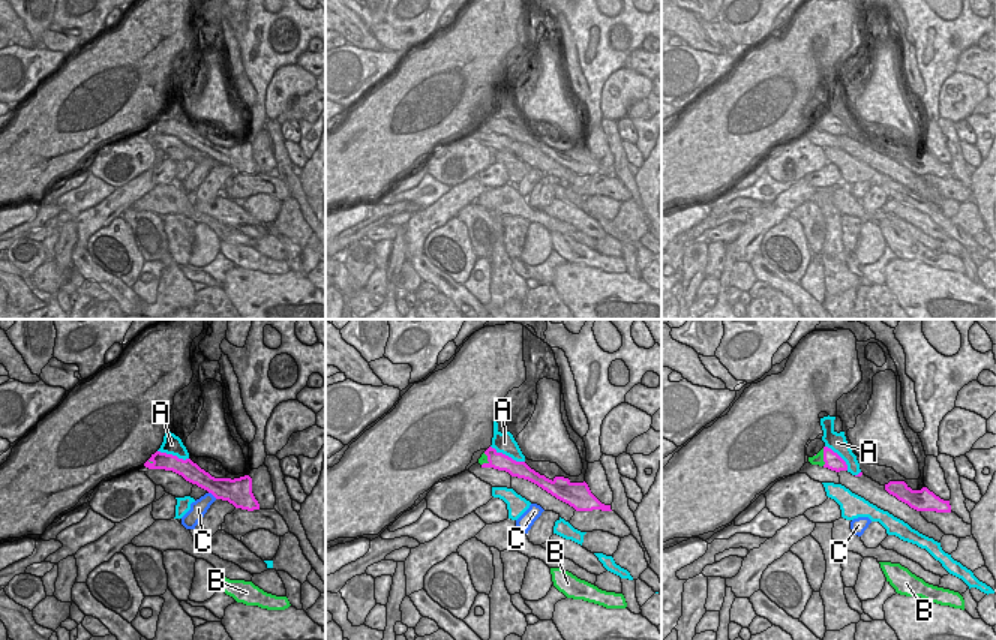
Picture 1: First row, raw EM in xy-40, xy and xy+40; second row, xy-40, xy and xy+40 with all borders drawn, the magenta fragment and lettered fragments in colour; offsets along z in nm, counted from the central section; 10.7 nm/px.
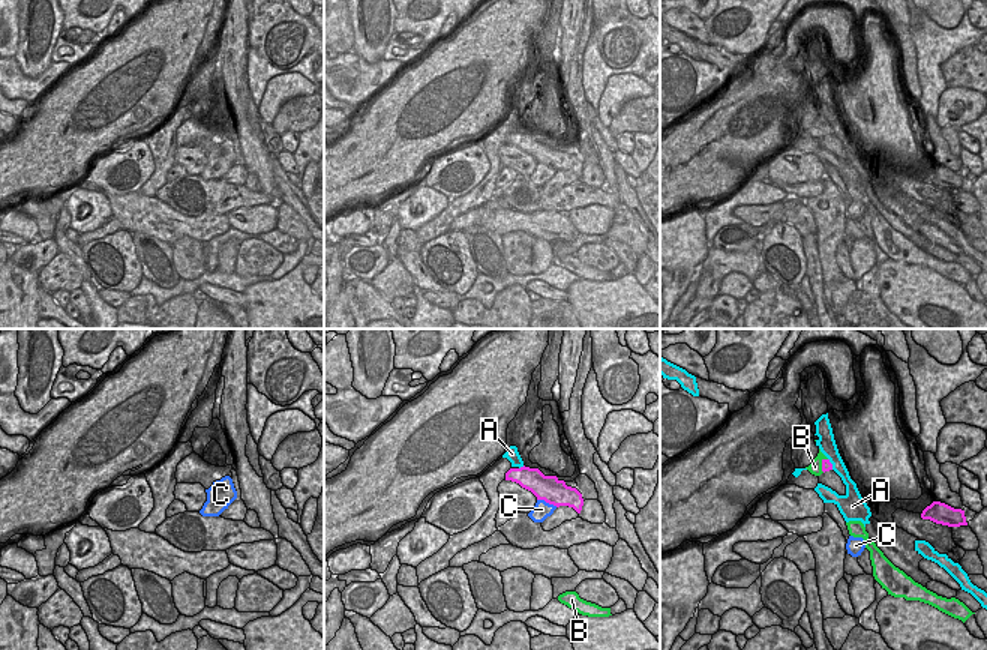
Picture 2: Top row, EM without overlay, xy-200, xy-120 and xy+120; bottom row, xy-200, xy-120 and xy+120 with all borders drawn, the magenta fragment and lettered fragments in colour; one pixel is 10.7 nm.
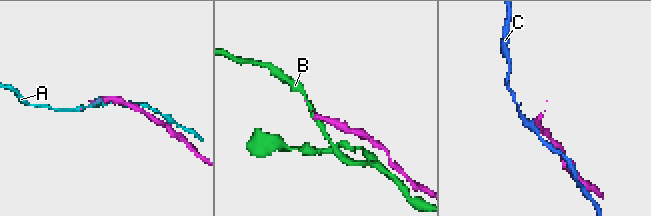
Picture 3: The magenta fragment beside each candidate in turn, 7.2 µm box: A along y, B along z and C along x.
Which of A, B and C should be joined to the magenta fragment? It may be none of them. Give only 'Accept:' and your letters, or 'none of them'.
Accept: none of them

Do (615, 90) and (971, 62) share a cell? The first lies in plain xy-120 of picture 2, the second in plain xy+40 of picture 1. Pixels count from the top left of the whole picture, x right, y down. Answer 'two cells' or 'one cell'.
two cells

